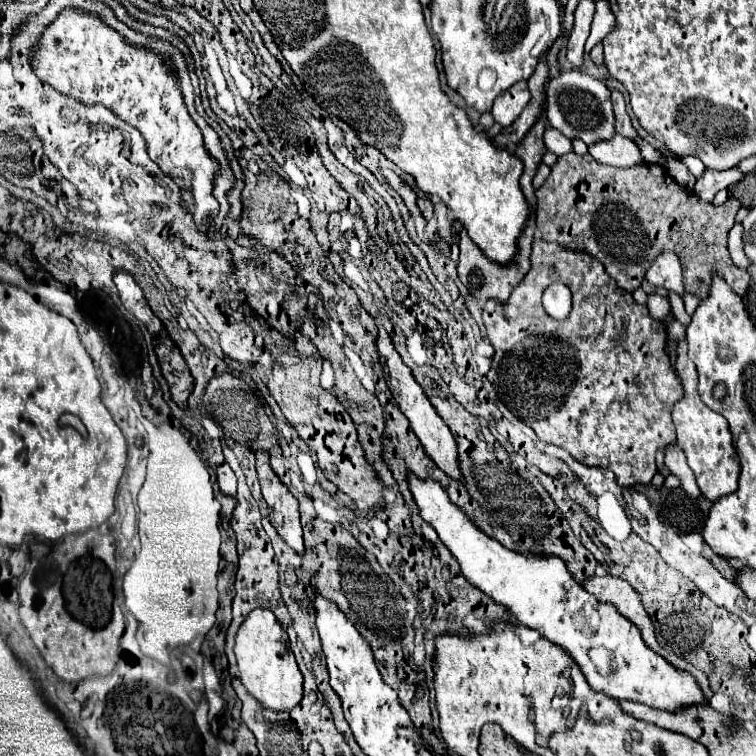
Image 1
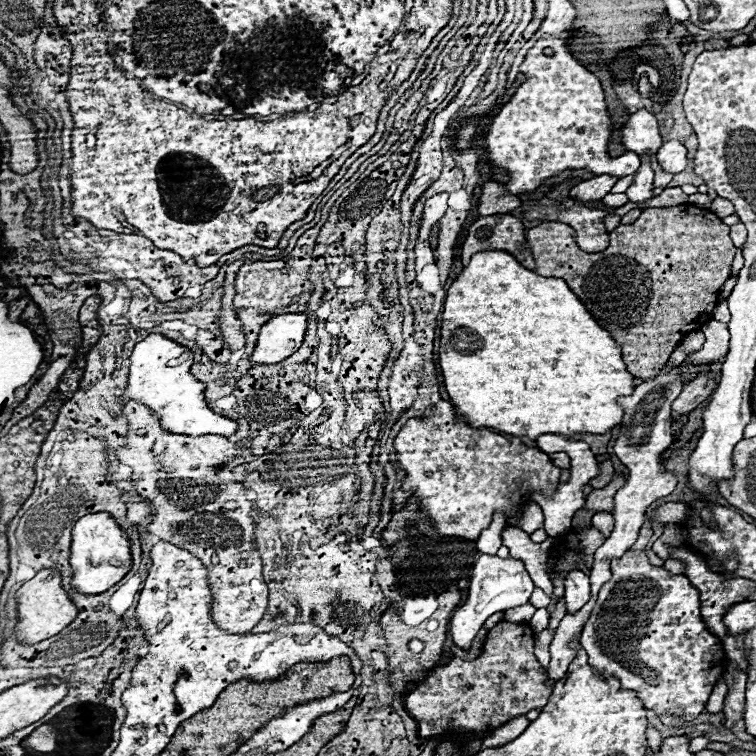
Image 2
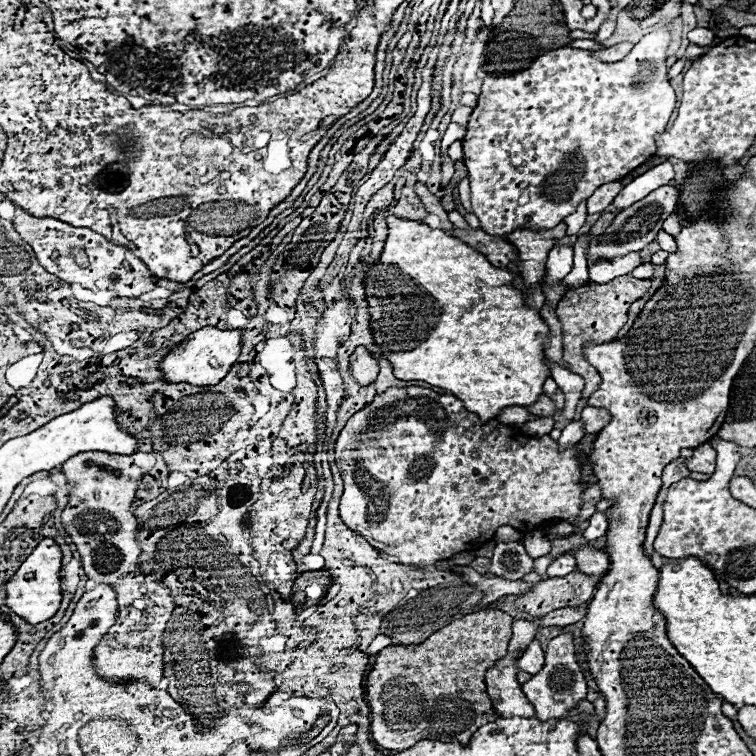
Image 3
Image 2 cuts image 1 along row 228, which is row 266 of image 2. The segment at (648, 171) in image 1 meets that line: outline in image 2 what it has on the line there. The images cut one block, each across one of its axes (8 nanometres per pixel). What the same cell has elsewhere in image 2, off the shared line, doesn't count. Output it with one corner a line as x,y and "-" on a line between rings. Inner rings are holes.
688,202
670,208
642,210
634,224
620,224
610,232
610,246
604,252
582,252
572,240
572,230
560,222
542,222
530,228
526,240
536,260
536,274
566,280
598,324
620,342
628,372
642,380
650,380
658,374
688,332
700,330
712,320
720,286
730,278
730,264
736,254
730,240
730,226
722,224
714,212
700,210

